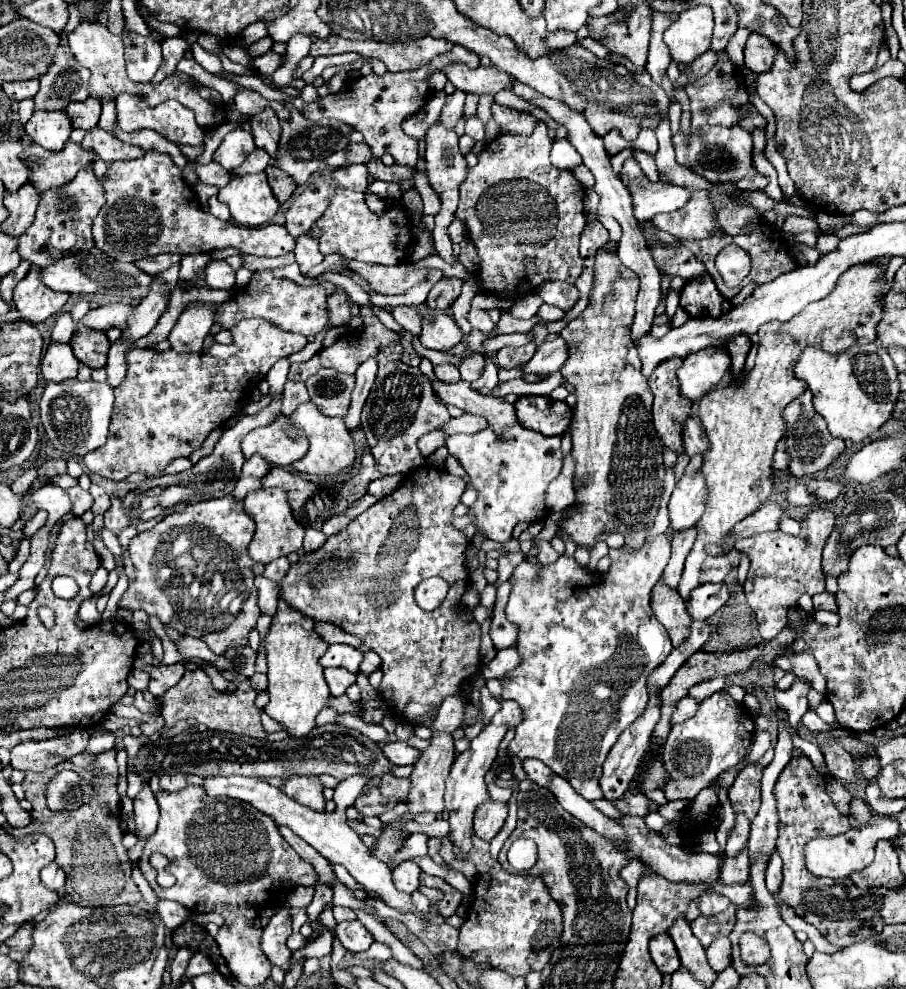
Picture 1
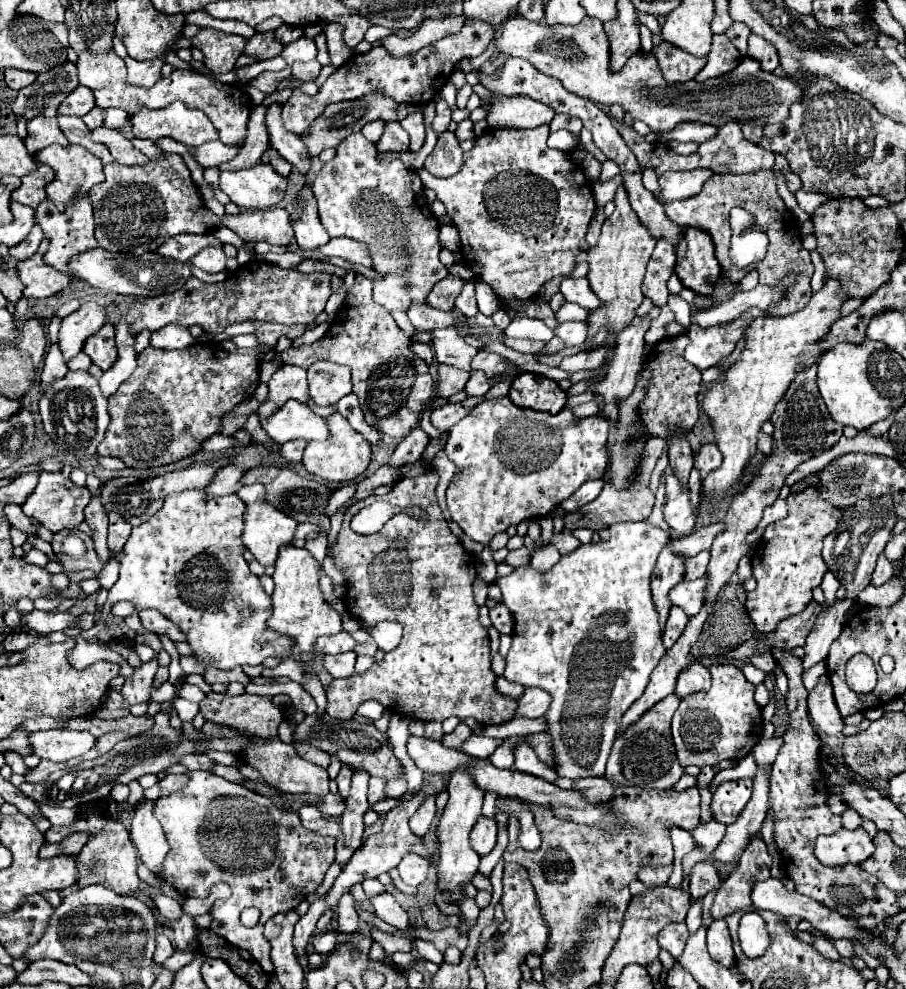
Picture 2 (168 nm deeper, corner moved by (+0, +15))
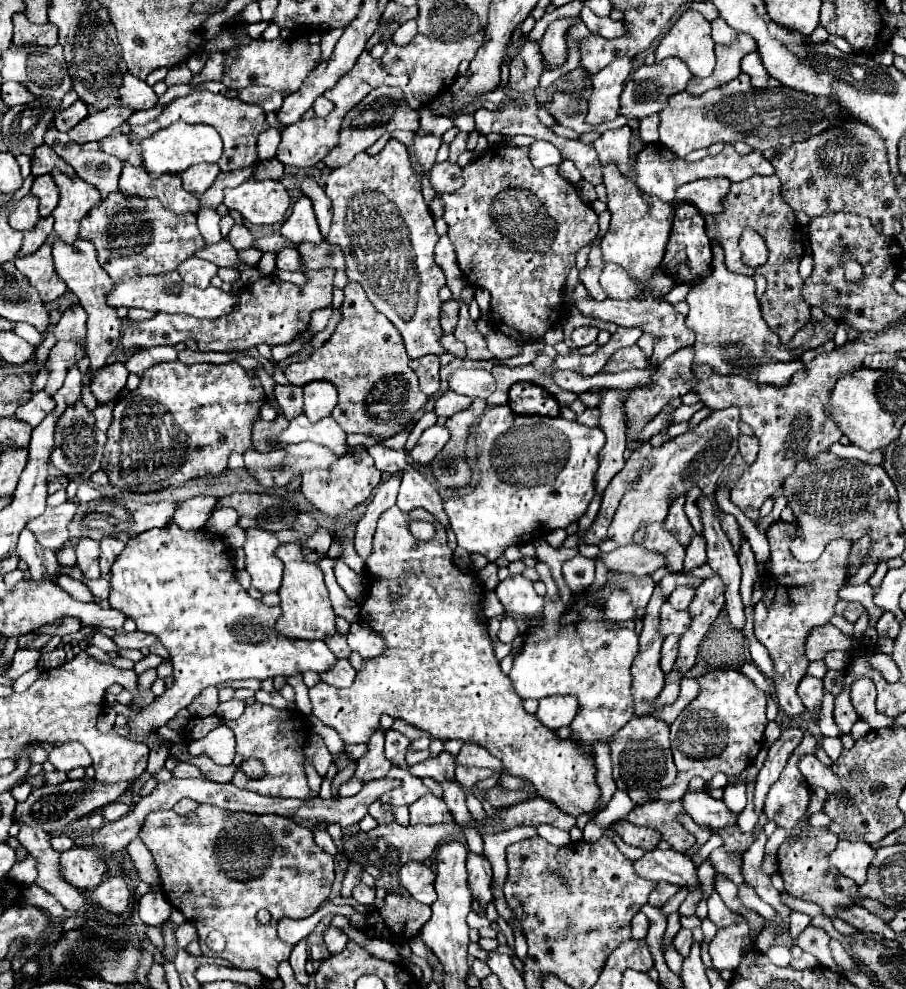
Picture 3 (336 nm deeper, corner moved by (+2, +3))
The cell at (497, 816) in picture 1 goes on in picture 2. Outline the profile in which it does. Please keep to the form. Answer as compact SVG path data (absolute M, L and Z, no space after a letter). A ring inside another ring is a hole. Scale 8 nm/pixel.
M480 817L478 823L474 825L472 833L470 833L470 839L472 839L472 849L476 849L476 853L480 857L488 855L494 845L496 845L496 823L490 819L490 817Z

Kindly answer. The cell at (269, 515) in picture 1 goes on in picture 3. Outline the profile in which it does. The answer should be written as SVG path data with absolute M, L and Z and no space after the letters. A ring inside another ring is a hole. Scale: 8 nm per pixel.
M260 527L246 529L246 571L252 577L252 587L262 593L278 591L282 581L282 561L274 555L280 541L274 531Z

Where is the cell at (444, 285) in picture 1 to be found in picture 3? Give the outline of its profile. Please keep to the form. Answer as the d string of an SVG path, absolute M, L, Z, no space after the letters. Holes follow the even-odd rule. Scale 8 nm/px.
M448 299L442 303L442 311L440 311L440 325L442 325L442 331L444 333L452 333L456 323L458 323L458 309L460 309L460 303L454 301L454 299Z

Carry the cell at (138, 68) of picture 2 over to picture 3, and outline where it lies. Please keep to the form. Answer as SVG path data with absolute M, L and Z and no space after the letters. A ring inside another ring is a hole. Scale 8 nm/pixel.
M120 101L118 105L110 105L104 111L88 115L82 123L78 123L74 129L70 129L68 135L76 143L102 141L114 129L118 129L130 115L132 115L132 109Z

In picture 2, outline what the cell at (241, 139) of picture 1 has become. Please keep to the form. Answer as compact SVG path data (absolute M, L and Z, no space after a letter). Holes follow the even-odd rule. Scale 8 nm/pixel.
M208 141L200 147L194 149L194 159L198 161L200 167L218 167L224 161L230 161L238 153L238 147L228 147L220 141Z

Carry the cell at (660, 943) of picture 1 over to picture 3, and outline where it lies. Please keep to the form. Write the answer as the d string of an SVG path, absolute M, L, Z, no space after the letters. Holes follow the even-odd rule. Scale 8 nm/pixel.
M680 929L678 935L674 937L676 951L686 957L686 953L690 953L690 945L692 945L692 933L690 933L690 929Z

